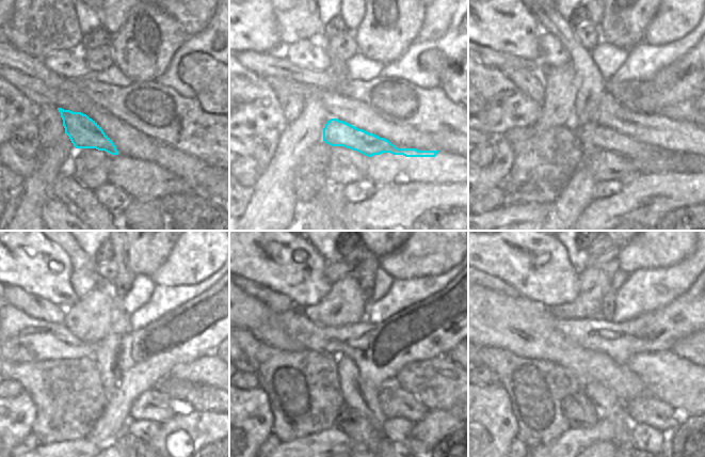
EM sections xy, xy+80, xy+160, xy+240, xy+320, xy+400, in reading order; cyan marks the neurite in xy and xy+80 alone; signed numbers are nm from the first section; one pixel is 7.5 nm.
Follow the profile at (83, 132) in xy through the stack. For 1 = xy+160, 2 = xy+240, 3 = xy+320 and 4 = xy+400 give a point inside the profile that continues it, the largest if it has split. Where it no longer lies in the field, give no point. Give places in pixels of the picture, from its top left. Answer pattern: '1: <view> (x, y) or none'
1: xy+160 (591, 136)
2: xy+240 (185, 395)
3: none
4: none

